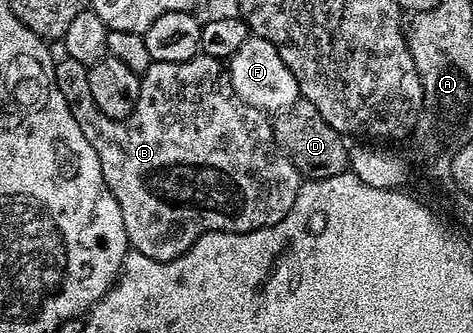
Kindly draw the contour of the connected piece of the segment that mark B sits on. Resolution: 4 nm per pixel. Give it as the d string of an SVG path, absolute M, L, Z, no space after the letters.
M200 53L179 63L151 62L141 76L136 109L127 119L113 119L96 109L88 89L87 70L87 64L80 61L59 58L54 64L56 85L64 93L64 101L68 101L68 109L72 109L72 117L76 117L76 125L80 125L88 145L100 157L104 181L120 205L126 241L133 250L152 261L172 261L204 233L248 233L274 227L292 209L304 176L278 146L271 116L248 105L232 89L223 60Z

